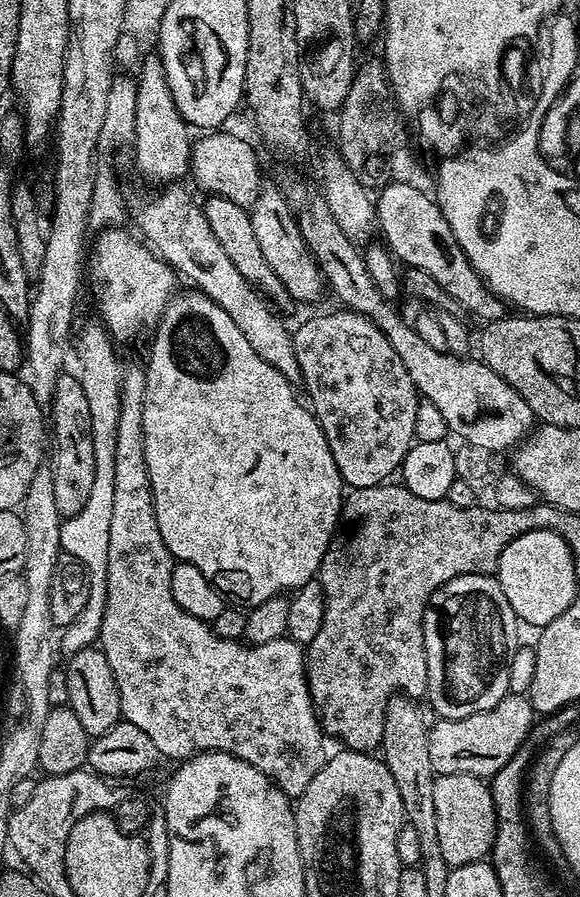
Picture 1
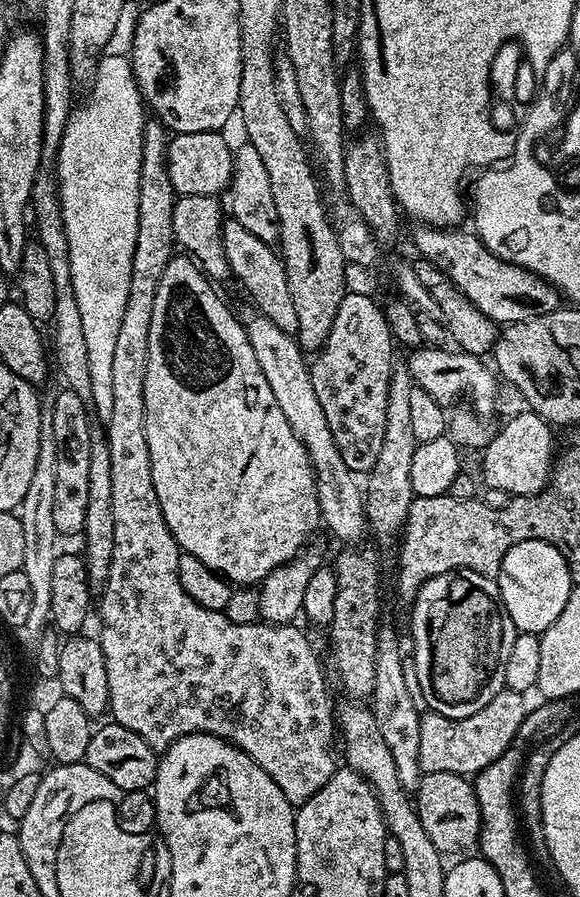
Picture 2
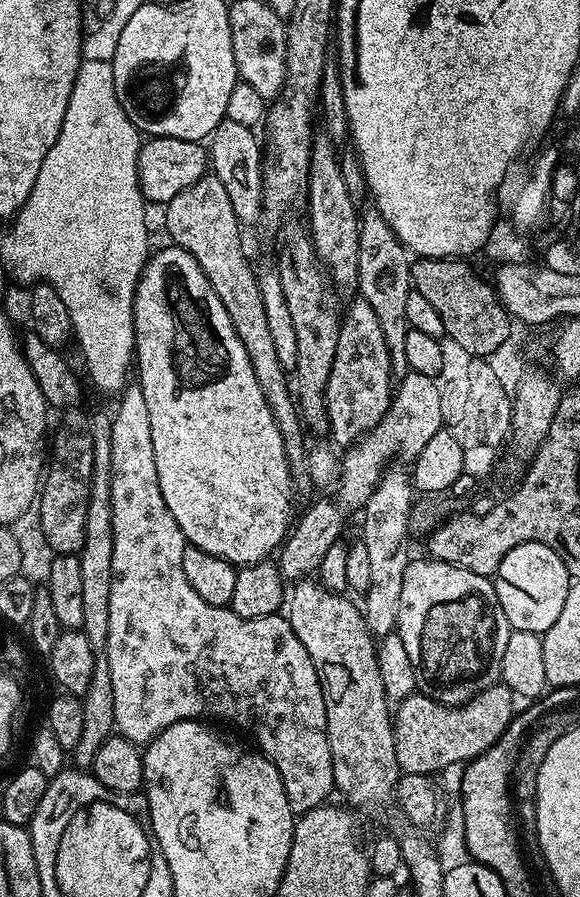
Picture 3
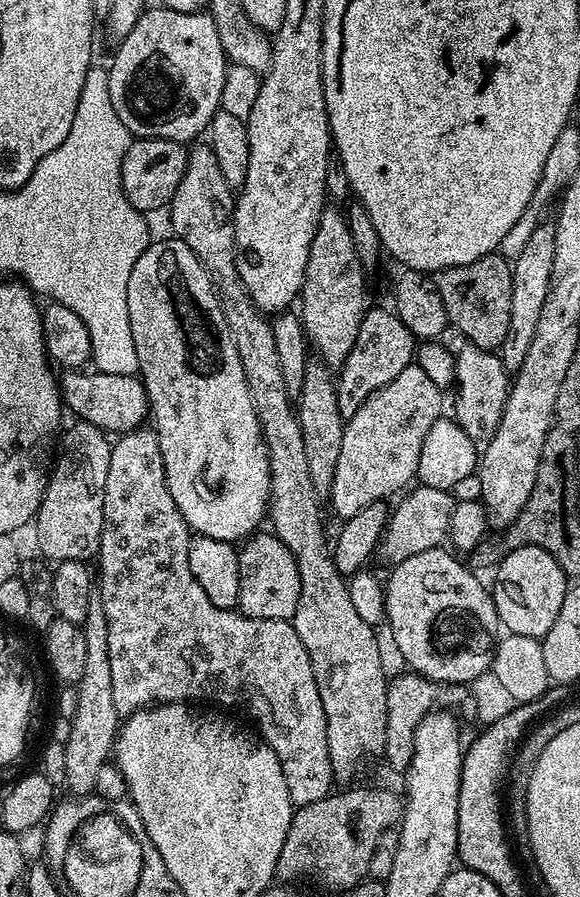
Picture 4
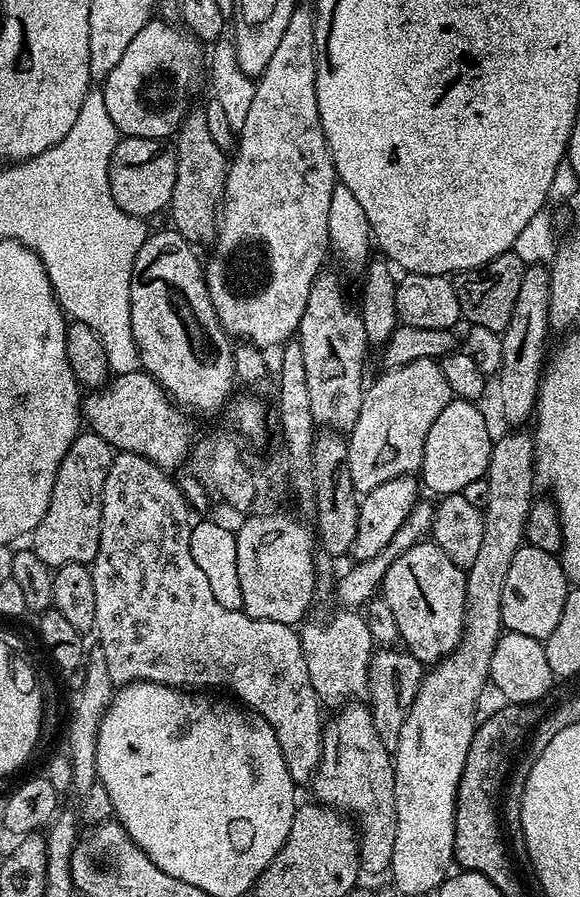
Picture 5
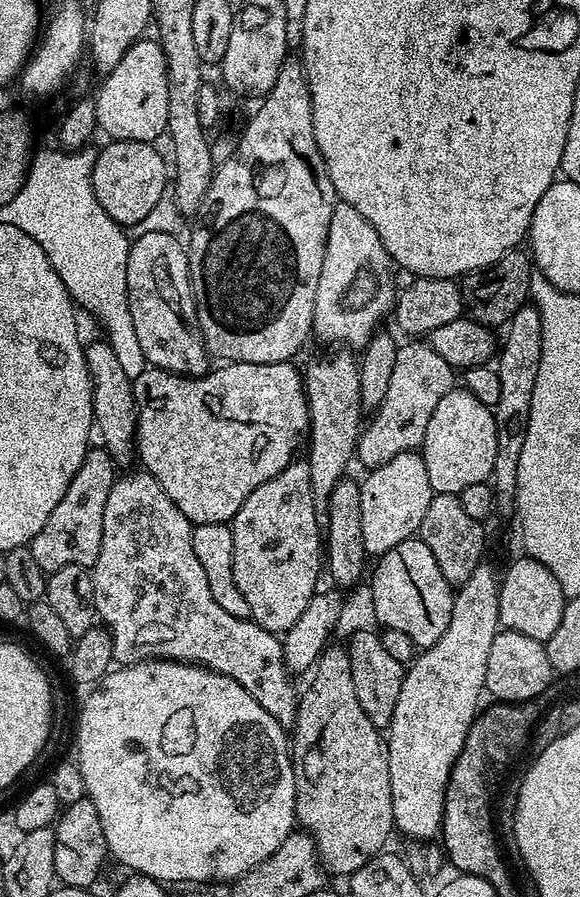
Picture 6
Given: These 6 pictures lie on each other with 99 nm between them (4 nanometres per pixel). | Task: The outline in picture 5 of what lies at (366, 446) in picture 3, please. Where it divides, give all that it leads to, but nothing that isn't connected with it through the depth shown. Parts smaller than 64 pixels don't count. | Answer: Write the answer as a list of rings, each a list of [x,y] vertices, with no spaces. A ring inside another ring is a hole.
[[[418,358],[397,368],[388,368],[373,384],[369,383],[364,389],[357,421],[346,436],[350,482],[356,487],[357,493],[363,494],[374,490],[374,486],[390,482],[390,478],[419,473],[426,446],[426,434],[430,434],[434,418],[438,418],[438,414],[442,414],[442,410],[446,410],[446,406],[453,399],[450,386],[446,386],[446,378],[442,378],[439,363],[433,358]]]

